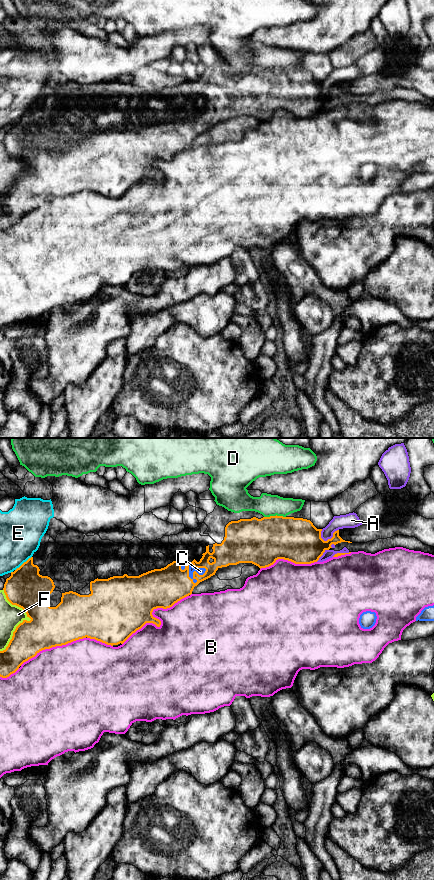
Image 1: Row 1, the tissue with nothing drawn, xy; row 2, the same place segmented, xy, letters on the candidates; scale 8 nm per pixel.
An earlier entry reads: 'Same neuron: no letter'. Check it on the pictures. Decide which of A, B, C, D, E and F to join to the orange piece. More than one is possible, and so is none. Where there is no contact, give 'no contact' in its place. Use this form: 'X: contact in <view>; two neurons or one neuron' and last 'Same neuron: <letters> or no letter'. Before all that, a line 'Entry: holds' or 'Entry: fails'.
Entry: fails
A: contact in xy; two neurons
B: contact in xy; two neurons
C: contact in xy; one neuron
D: contact in xy; two neurons
E: contact in xy; two neurons
F: contact in xy; two neurons
Same neuron: C

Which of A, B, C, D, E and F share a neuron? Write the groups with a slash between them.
A / B / C / D / E / F

